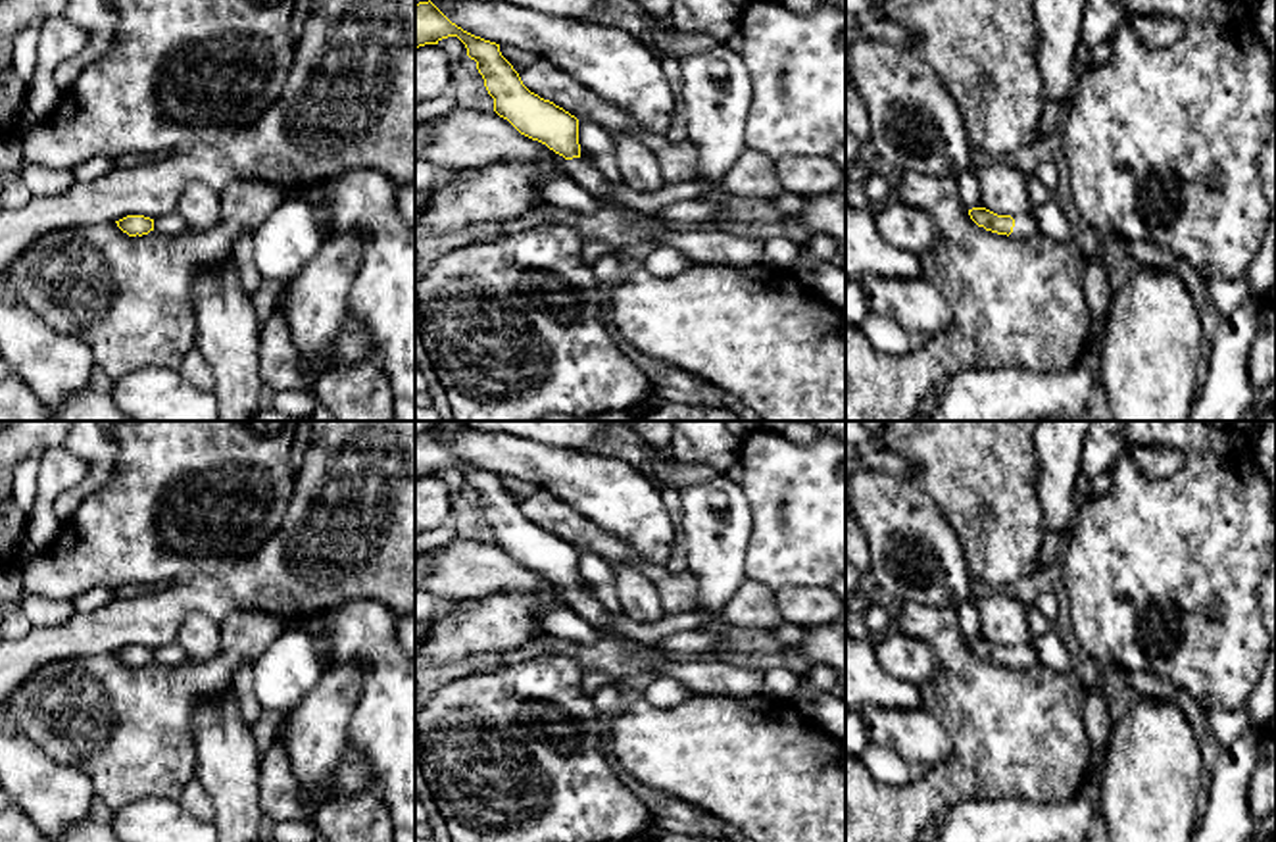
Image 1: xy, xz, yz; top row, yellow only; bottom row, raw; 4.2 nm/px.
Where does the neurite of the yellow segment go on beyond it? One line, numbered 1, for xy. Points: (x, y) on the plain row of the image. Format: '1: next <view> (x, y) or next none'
1: next none

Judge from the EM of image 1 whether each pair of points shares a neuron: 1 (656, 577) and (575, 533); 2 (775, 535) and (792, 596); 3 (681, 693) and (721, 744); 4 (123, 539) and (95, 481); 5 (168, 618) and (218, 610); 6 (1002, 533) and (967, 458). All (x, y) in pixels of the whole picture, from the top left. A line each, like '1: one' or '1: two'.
1: one
2: two
3: two
4: two
5: one
6: one

